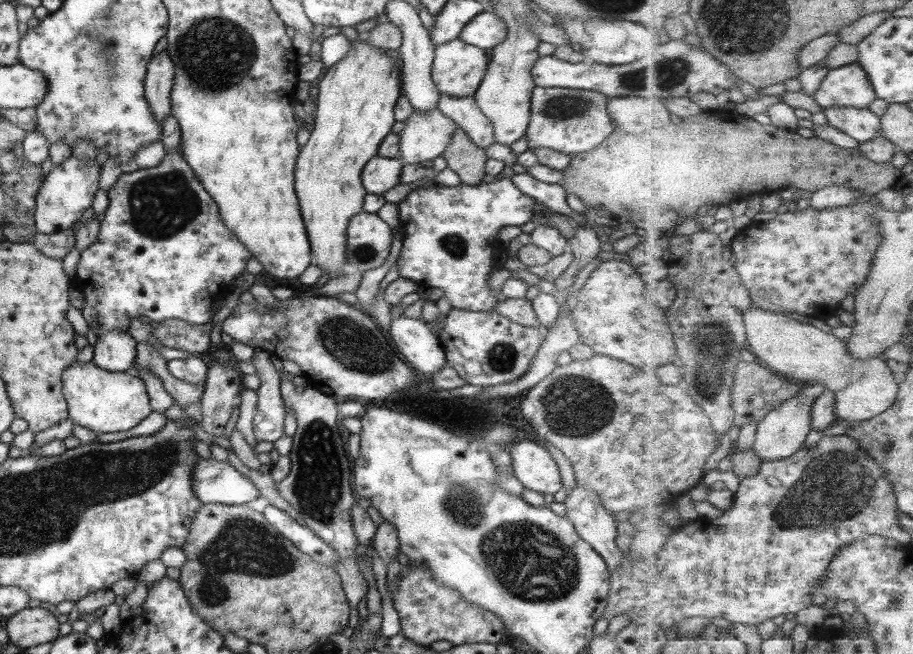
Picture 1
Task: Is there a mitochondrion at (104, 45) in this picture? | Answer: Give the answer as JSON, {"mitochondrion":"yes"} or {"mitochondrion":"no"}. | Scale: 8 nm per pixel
{"mitochondrion":"yes"}

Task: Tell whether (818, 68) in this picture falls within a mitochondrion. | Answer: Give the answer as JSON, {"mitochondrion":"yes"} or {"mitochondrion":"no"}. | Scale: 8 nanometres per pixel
{"mitochondrion":"no"}

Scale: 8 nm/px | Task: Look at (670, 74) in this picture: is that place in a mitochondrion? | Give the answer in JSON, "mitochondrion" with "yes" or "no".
{"mitochondrion":"yes"}

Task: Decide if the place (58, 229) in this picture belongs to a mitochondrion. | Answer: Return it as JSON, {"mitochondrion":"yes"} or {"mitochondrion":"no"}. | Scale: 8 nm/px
{"mitochondrion":"no"}

